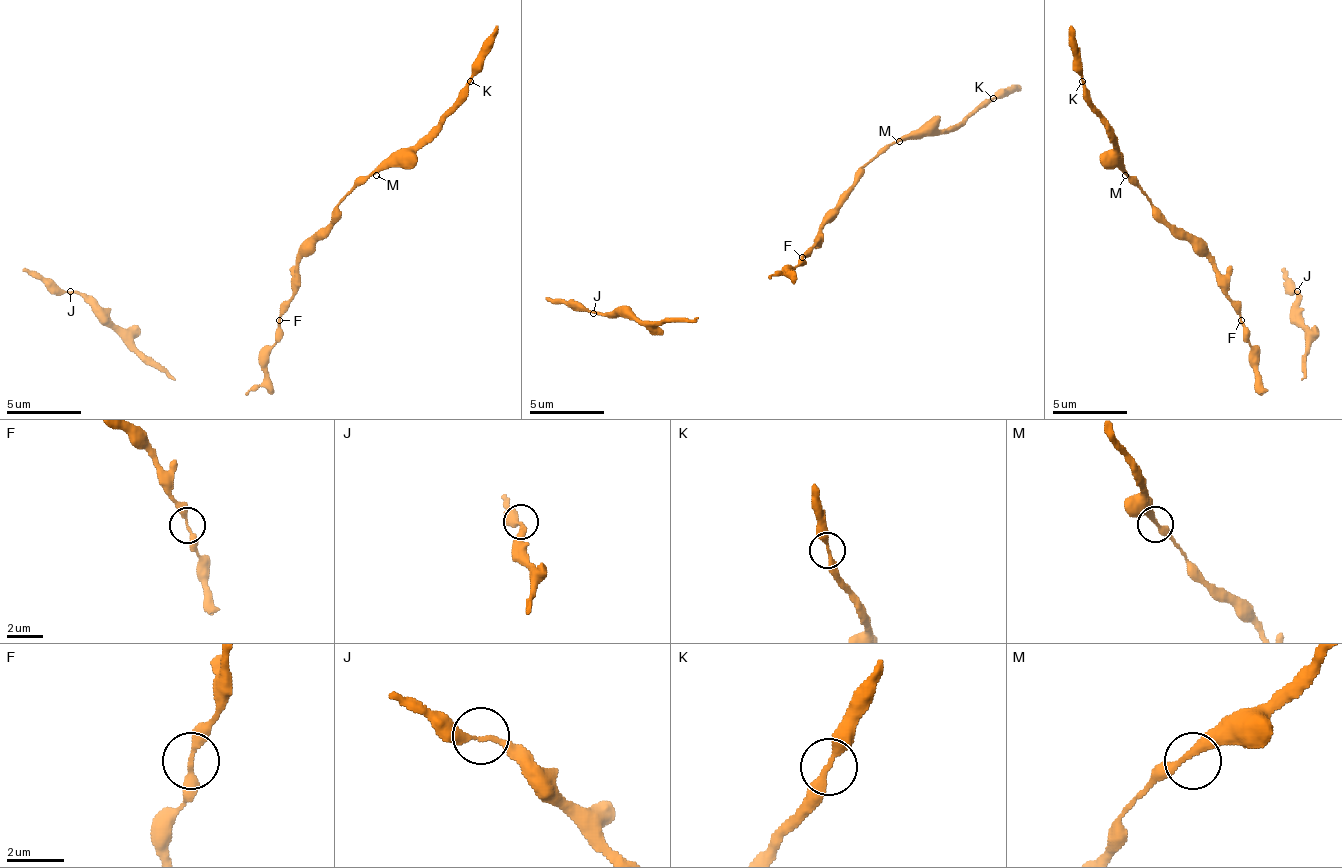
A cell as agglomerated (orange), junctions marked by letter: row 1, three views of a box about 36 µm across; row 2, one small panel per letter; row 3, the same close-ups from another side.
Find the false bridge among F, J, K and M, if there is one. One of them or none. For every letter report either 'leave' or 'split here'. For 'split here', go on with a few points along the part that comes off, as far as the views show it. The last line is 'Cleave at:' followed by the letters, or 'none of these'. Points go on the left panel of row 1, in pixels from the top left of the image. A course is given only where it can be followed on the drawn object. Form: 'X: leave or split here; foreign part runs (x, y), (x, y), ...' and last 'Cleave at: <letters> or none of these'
F: leave
J: leave
K: leave
M: leave
Cleave at: none of these

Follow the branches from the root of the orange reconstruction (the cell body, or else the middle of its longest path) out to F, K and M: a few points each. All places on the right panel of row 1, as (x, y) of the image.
F: (1230, 298), (1230, 305), (1241, 320)
K: (1230, 298), (1226, 294), (1226, 279), (1122, 171), (1118, 138), (1107, 119), (1092, 104), (1088, 89), (1081, 82)
M: (1230, 298), (1226, 294), (1226, 279), (1125, 175)

